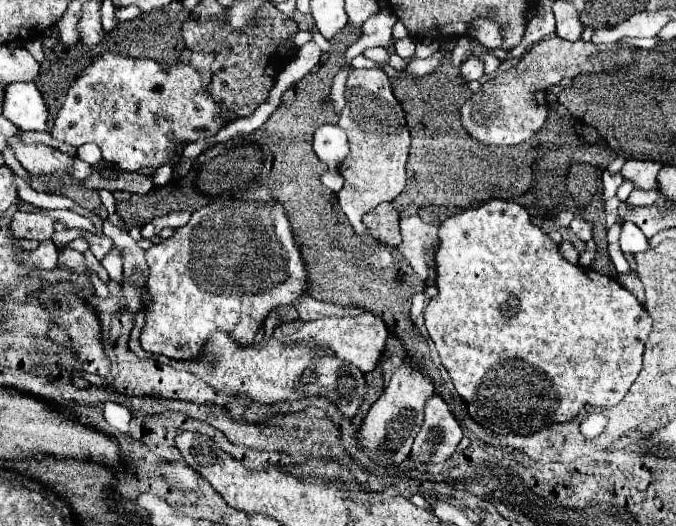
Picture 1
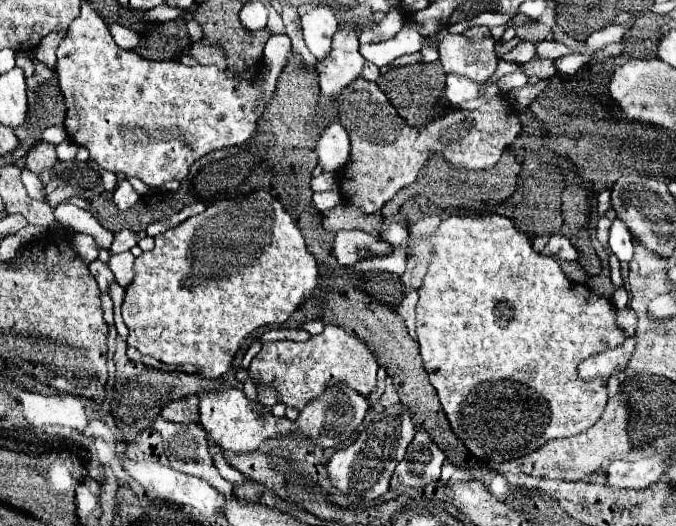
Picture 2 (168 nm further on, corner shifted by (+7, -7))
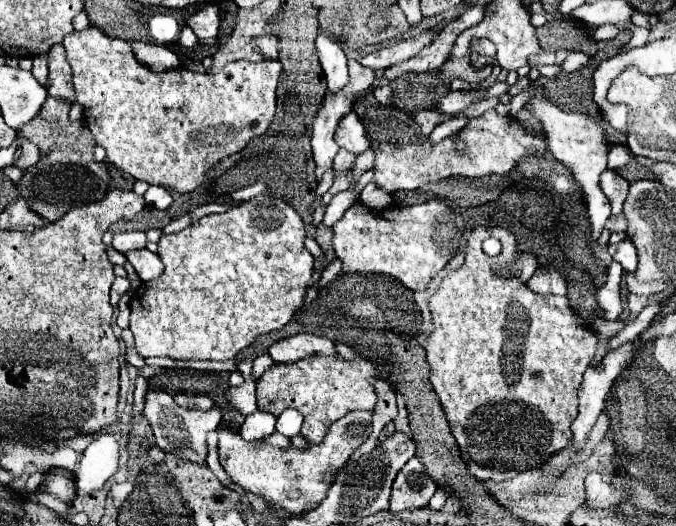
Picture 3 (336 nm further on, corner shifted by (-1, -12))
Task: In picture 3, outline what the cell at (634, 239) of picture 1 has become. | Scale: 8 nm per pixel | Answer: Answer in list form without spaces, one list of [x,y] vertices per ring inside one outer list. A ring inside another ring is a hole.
[[[621,240],[619,244],[609,244],[609,254],[615,262],[623,266],[627,274],[633,274],[637,270],[637,248],[631,240]]]

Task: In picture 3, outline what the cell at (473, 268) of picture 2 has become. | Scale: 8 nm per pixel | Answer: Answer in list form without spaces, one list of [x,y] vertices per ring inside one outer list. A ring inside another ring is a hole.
[[[477,226],[471,232],[471,236],[467,238],[465,264],[459,270],[449,272],[443,278],[435,296],[429,300],[429,308],[433,314],[433,334],[429,336],[429,342],[427,342],[427,362],[431,364],[431,384],[433,384],[437,396],[443,404],[447,422],[451,426],[451,434],[457,440],[461,458],[467,464],[469,474],[481,482],[485,482],[485,480],[501,482],[501,480],[509,480],[509,478],[517,476],[519,472],[539,468],[547,460],[549,454],[555,454],[555,452],[569,446],[569,440],[573,438],[569,432],[569,426],[571,426],[573,418],[577,416],[577,404],[579,404],[577,390],[579,390],[579,384],[583,380],[583,372],[587,370],[589,360],[597,352],[595,332],[589,326],[581,324],[581,320],[569,308],[567,296],[539,296],[539,294],[531,292],[523,282],[519,282],[515,276],[507,276],[507,264],[515,262],[515,258],[517,258],[517,244],[515,244],[515,238],[509,230]]]

